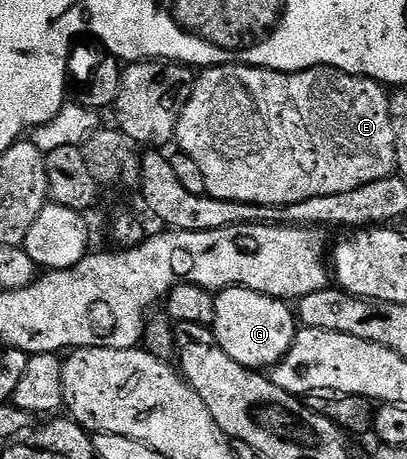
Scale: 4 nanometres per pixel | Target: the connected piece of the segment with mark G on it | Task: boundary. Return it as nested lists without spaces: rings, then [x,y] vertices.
[[[226,288],[215,293],[214,322],[210,326],[218,346],[242,366],[268,370],[290,350],[298,331],[298,320],[287,303],[245,288]]]

